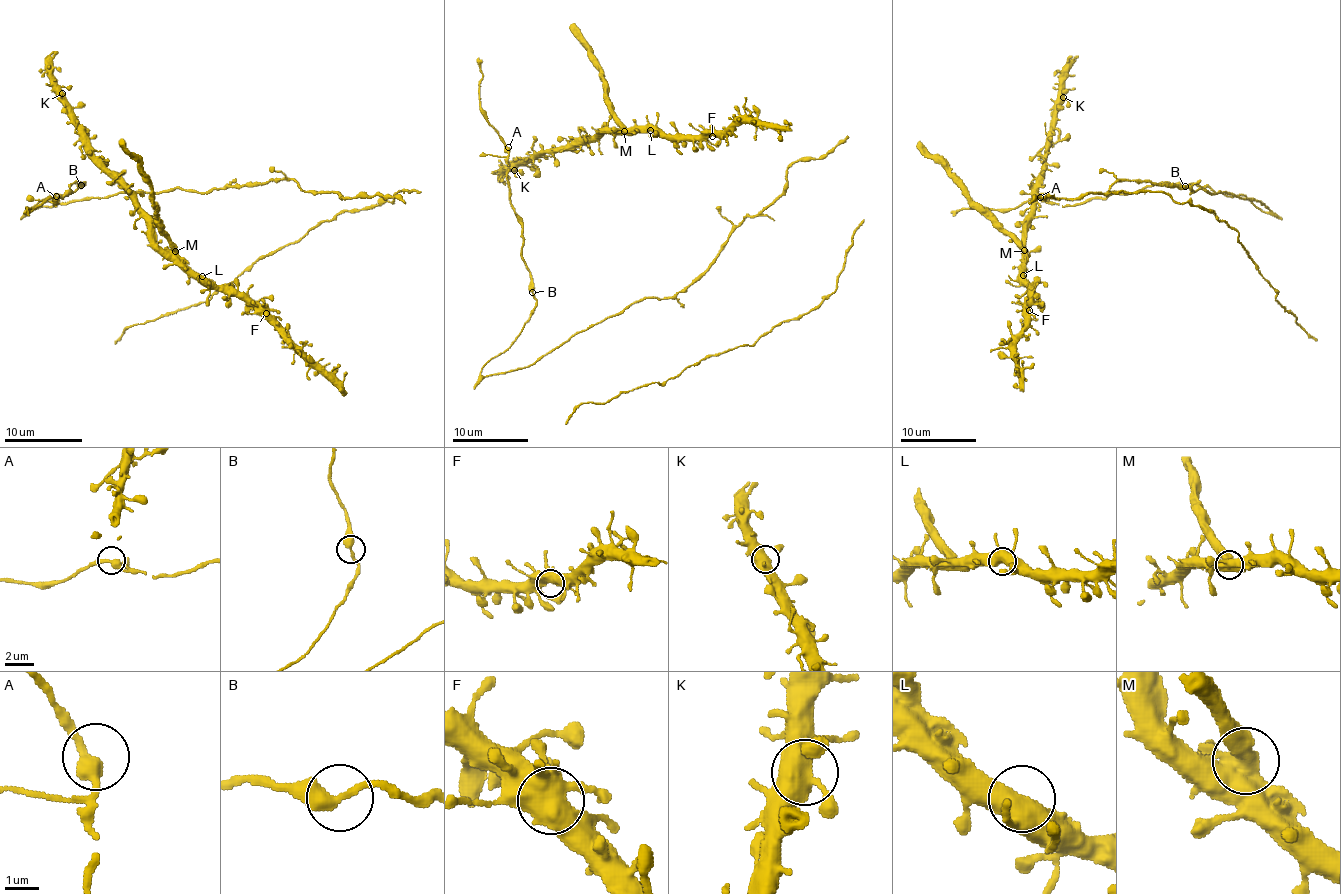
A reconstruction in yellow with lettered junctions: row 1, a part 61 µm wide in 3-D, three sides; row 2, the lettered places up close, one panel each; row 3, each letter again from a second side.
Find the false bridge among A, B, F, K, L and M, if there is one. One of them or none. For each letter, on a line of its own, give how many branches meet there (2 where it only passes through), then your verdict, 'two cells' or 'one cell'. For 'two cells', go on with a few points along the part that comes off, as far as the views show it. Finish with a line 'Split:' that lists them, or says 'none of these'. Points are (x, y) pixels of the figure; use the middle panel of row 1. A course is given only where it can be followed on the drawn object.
A: 2 | one cell
B: 2 | one cell
F: 3 | one cell
K: 4 | one cell
L: 2 | one cell
M: 2 | two cells | (624, 132), (608, 100), (603, 69), (571, 26)
Split: M

